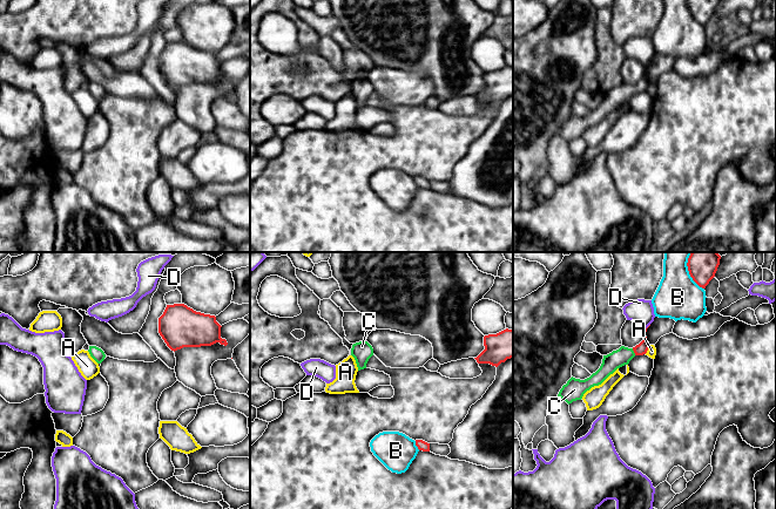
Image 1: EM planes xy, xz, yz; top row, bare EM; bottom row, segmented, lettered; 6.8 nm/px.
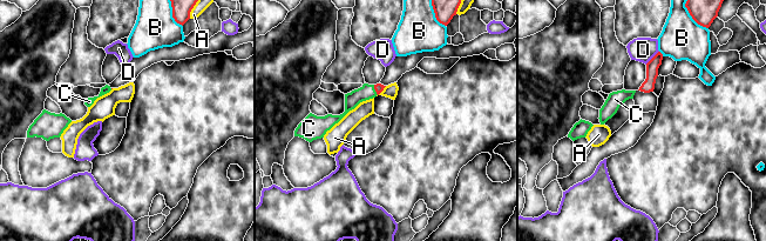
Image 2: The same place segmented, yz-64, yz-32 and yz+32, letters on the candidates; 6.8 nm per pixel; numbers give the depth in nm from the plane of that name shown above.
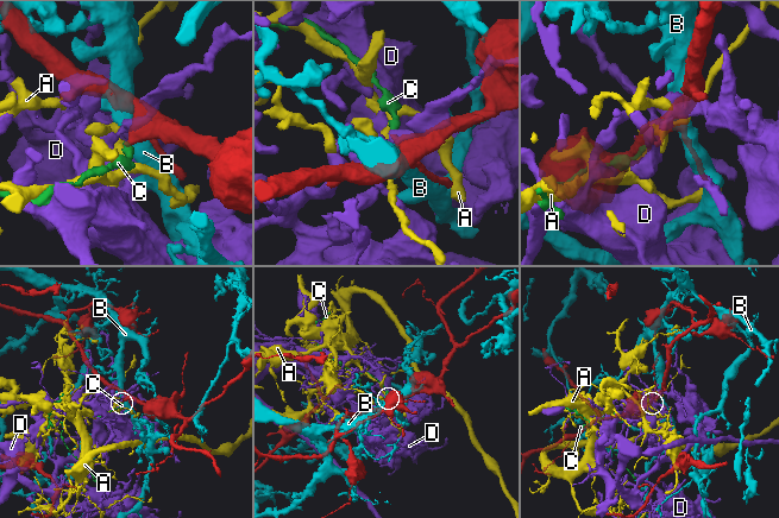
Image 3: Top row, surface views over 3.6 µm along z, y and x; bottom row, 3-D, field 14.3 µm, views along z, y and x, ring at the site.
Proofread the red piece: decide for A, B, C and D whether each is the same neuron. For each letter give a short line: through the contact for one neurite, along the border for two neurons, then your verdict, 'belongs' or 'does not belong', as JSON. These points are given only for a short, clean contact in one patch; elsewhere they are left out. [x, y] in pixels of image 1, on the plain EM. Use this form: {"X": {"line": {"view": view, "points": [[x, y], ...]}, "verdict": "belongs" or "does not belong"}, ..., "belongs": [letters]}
{"A": {"verdict": "does not belong"}, "B": {"verdict": "does not belong"}, "C": {"line": {"view": "yz", "points": [[642, 85], [634, 89], [623, 92], [611, 100]]}, "verdict": "belongs"}, "D": {"verdict": "does not belong"}, "belongs": ["C"]}

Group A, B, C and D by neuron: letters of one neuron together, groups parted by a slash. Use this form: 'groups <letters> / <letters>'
groups A / B / C / D

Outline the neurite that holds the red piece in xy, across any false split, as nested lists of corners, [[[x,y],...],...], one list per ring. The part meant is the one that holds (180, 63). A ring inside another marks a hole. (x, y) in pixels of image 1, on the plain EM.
[[[184,41],[167,42],[158,55],[158,70],[174,89],[183,84],[211,83],[216,80],[227,83],[227,77],[221,75],[221,65],[215,53],[196,49]]]

